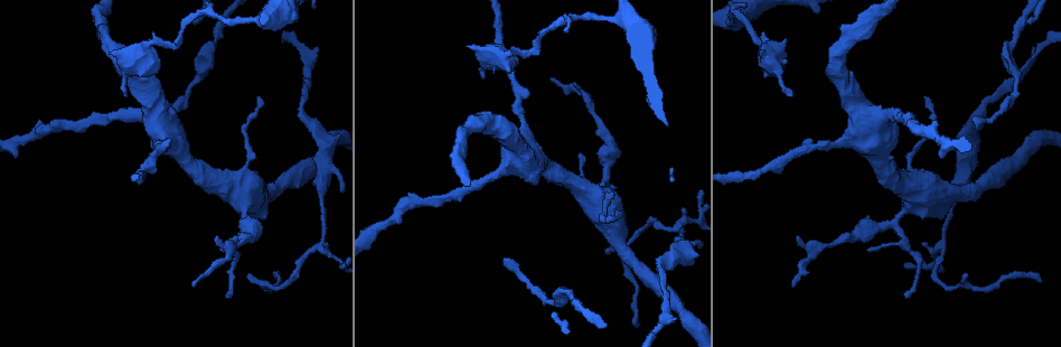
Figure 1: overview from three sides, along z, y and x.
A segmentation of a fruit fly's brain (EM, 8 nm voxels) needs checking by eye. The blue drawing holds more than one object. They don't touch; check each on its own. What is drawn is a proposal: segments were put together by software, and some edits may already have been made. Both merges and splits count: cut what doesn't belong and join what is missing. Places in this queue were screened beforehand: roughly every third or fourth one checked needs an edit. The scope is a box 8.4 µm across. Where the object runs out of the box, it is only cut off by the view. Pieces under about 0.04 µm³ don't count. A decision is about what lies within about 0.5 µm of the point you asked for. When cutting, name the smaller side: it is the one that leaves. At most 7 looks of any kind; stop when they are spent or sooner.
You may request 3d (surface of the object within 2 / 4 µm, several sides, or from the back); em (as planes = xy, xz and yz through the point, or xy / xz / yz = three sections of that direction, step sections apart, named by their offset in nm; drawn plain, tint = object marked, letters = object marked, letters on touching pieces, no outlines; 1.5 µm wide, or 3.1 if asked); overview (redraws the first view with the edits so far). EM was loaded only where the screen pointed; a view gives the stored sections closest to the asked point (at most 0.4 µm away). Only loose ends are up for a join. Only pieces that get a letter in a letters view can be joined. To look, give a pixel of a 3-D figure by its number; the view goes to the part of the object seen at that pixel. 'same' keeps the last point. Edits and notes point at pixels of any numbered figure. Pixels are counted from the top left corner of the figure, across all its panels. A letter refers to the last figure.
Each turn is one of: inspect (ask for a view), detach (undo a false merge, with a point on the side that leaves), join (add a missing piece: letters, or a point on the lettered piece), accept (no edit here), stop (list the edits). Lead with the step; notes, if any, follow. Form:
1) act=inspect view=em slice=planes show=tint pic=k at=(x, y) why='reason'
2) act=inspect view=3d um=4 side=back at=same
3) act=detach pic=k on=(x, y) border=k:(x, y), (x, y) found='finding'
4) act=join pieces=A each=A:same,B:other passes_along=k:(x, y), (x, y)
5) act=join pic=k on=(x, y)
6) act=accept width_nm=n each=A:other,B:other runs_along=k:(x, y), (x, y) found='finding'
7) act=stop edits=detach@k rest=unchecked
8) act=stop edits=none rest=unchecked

act=inspect view=em slice=planes show=letters pic=1 at=(978, 129) why='an open end'

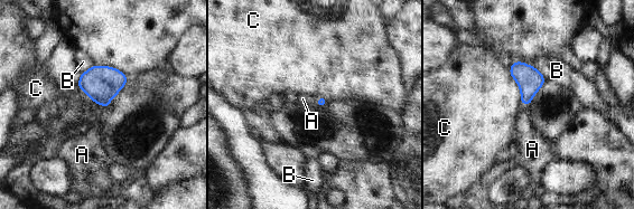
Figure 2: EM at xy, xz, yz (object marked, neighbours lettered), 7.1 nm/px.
act=join pieces=A each=A:same,B:other,C:other passes_along=2:(530, 79), (525, 104), (527, 139) found='the cell continues'

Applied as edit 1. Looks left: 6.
act=inspect view=3d um=4 pic=1 at=(217, 237) why='free end'

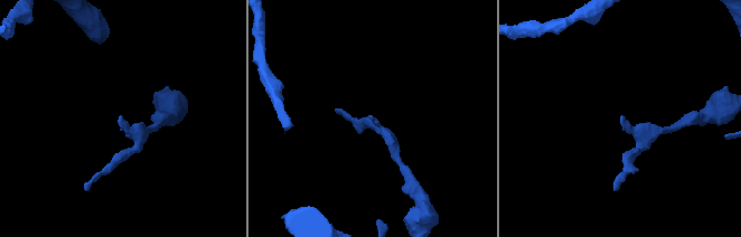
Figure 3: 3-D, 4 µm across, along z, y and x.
act=inspect view=em slice=planes show=letters pic=3 at=(121, 117) why='shape alone is not enough'

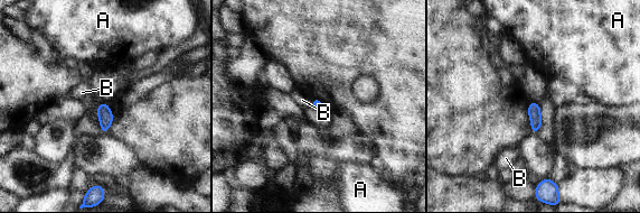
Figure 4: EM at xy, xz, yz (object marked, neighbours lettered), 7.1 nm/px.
act=accept each=A:other,B:other border=4:(311, 99), (312, 107) found='no lettered piece goes on from it'

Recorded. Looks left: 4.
act=inspect view=3d um=4 side=back pic=1 at=(151, 43) why='sharp bend'

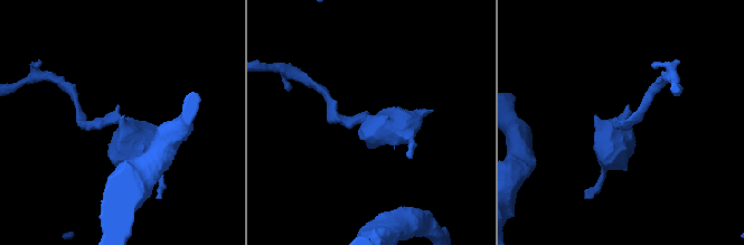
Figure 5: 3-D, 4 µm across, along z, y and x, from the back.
act=inspect view=em slice=planes show=tint pic=5 at=(124, 121) why='shape alone is not enough'

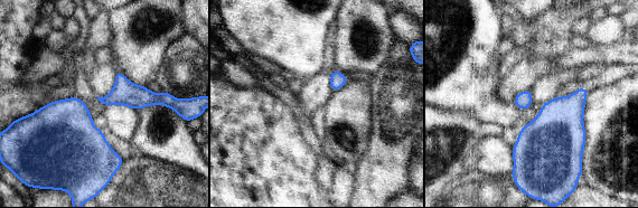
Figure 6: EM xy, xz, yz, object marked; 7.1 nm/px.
act=inspect view=em slice=planes show=letters at=same why='see the neighbours'

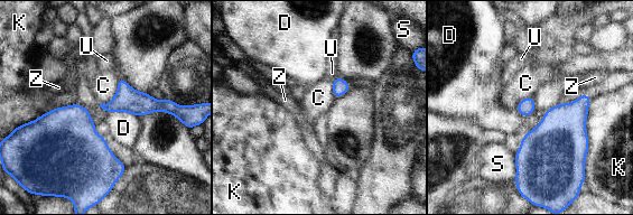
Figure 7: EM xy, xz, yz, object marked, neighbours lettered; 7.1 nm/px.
act=accept each=C:other,D:other,K:other,S:other,U:other,Z:other border=7:(589, 104), (586, 111), (585, 178) found='one cell here'

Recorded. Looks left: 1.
act=stop edits=join@2 rest=unchecked

